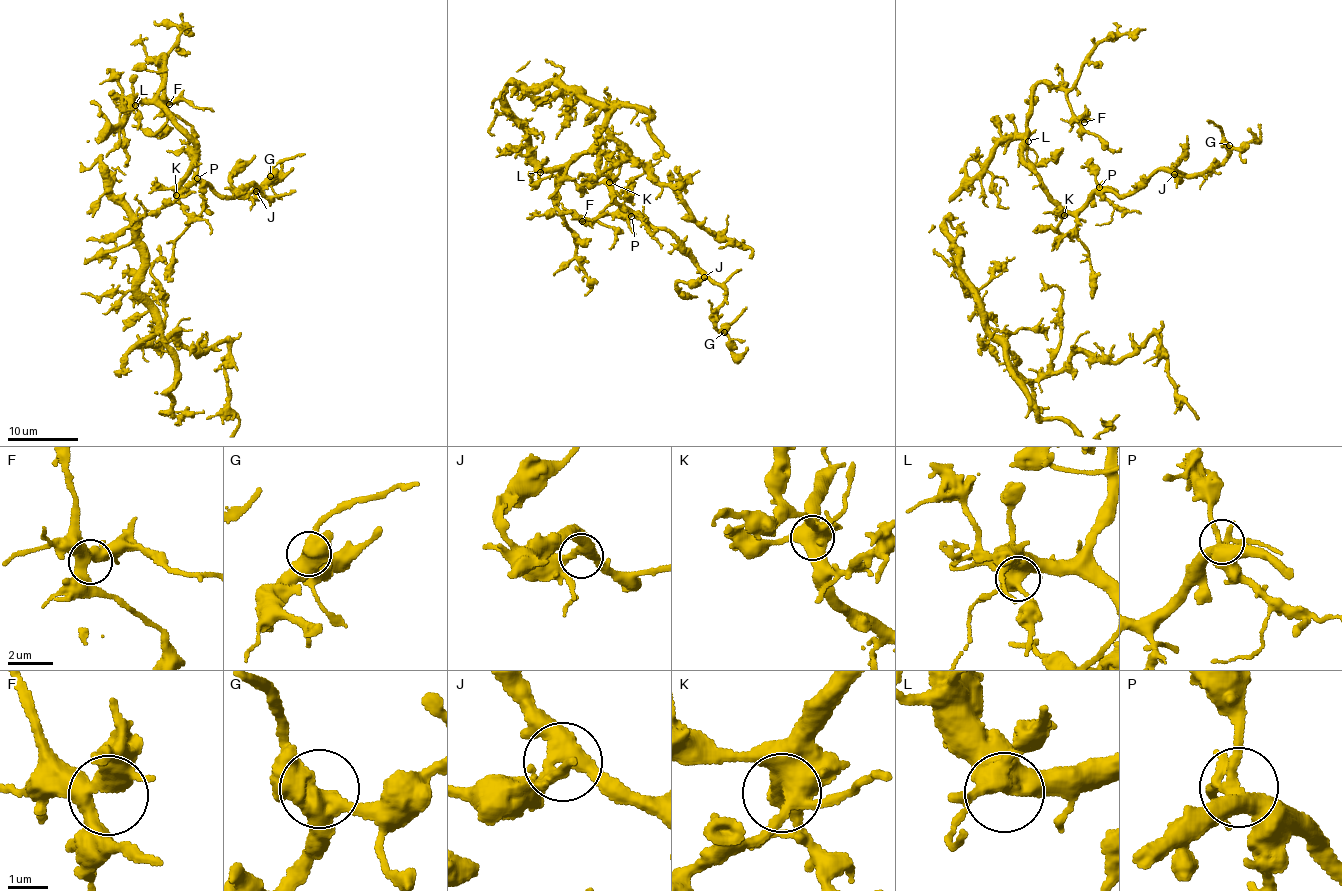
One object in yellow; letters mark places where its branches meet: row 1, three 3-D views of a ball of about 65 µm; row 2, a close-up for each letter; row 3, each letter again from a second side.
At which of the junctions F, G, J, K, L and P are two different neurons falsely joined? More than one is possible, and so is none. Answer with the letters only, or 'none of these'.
none of these

